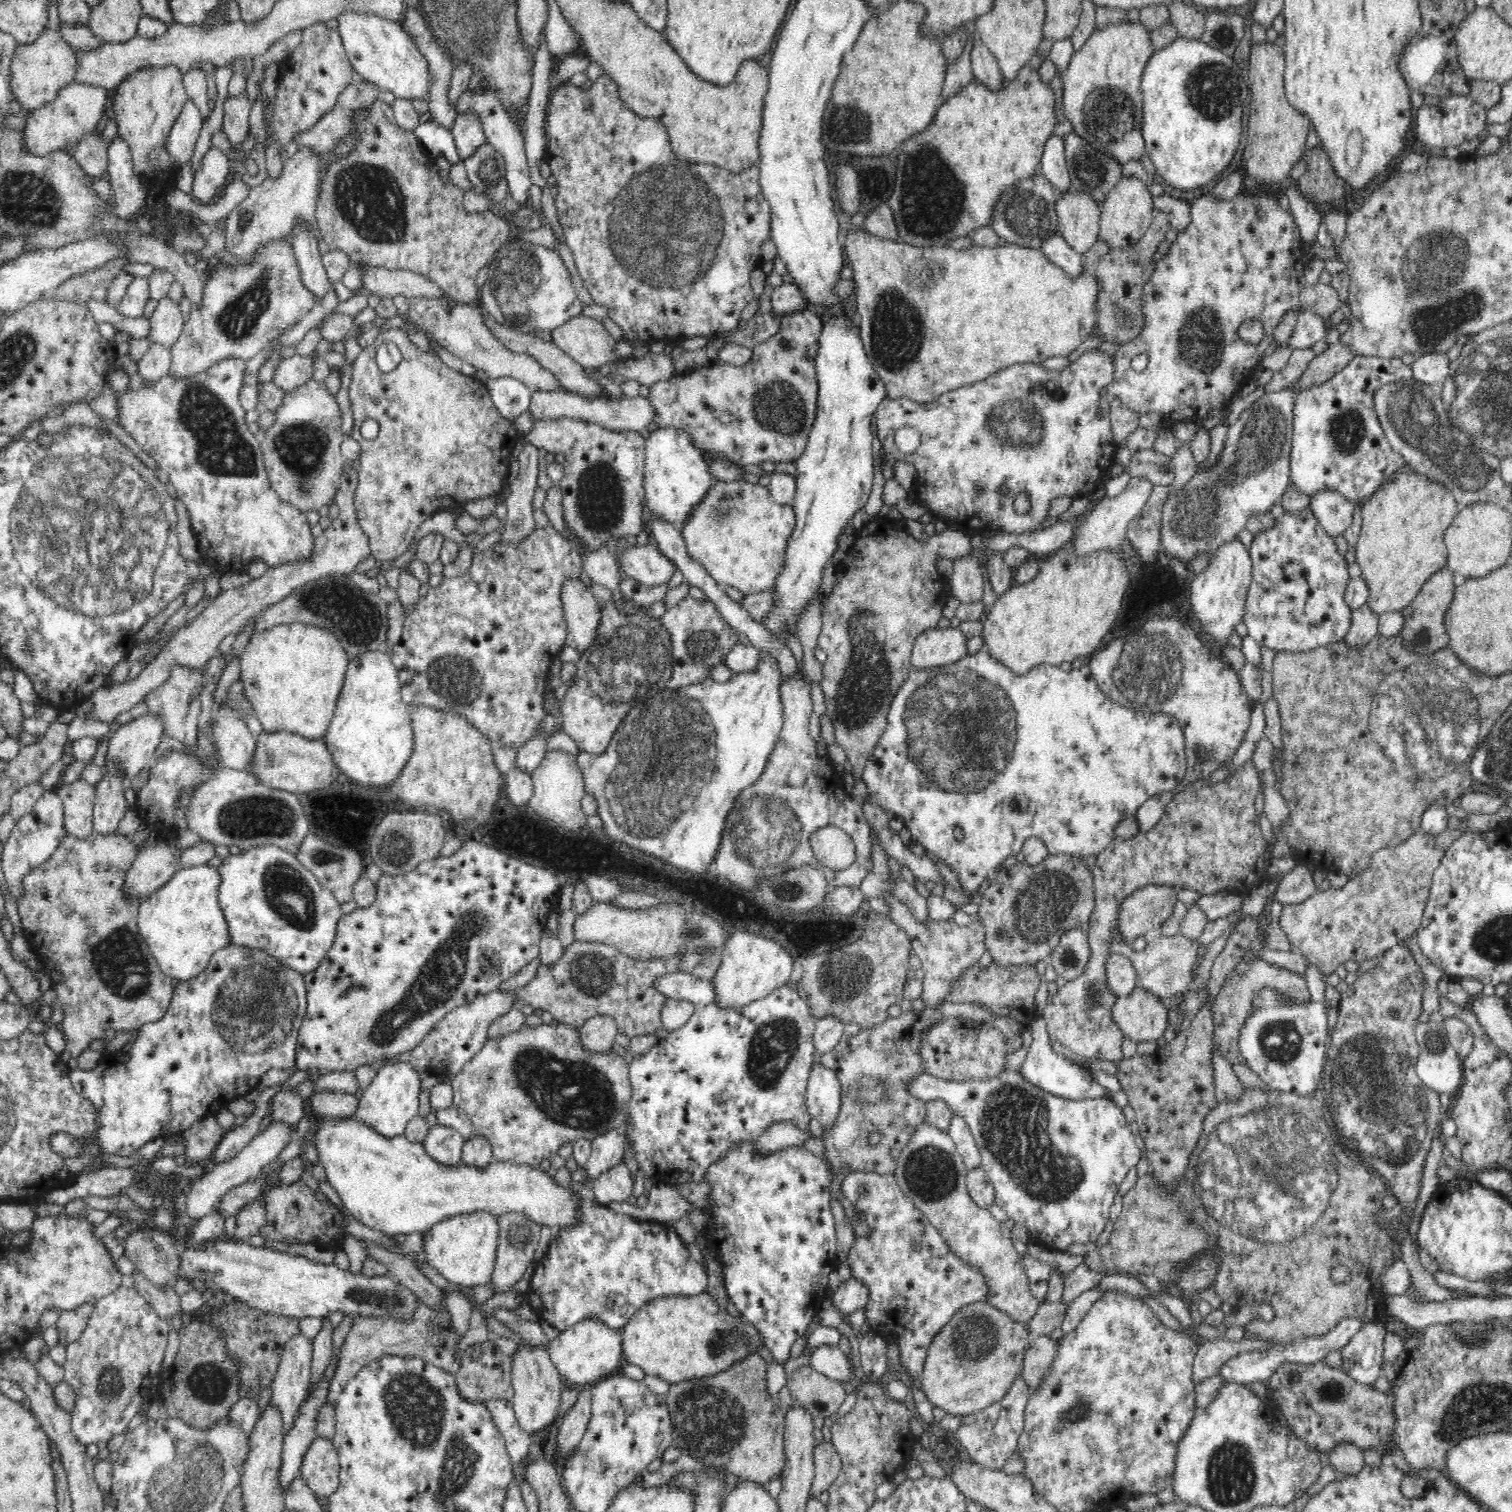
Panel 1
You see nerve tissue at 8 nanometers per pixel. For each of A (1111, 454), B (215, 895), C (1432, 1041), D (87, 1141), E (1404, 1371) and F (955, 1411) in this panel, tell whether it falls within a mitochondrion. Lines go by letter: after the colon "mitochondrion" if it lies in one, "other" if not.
A: other
B: other
C: mitochondrion
D: other
E: other
F: other

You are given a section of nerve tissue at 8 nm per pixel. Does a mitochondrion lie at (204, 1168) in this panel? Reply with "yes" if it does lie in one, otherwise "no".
no

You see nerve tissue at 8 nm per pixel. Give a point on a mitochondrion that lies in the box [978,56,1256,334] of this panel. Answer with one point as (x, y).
(1215, 91)

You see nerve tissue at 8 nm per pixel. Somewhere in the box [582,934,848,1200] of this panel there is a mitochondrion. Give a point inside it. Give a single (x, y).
(772, 1048)

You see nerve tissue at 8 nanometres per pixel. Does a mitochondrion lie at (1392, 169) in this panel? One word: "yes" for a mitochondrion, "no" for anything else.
no

